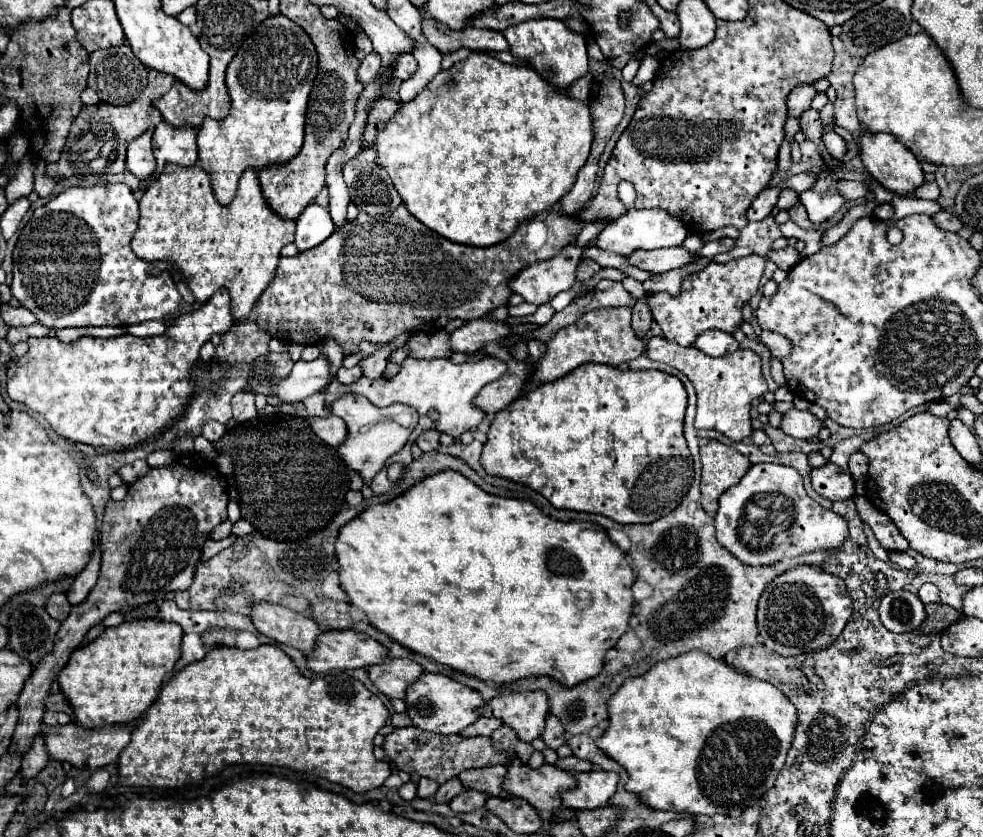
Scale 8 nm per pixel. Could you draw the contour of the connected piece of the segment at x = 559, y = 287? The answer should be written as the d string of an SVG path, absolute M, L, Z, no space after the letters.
M568 245L556 257L524 267L520 273L516 273L516 277L512 277L512 281L508 281L508 287L512 293L522 295L528 303L548 303L556 293L572 287L580 255L580 247Z

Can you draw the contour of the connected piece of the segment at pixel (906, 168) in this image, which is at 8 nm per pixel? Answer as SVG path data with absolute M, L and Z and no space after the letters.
M862 131L862 135L860 135L860 159L862 159L864 167L868 169L868 173L882 187L886 187L898 195L912 193L924 181L924 173L922 173L922 167L920 167L920 161L916 159L916 155L910 153L910 149L906 149L906 145L892 135L884 135L884 133L872 135L868 131Z

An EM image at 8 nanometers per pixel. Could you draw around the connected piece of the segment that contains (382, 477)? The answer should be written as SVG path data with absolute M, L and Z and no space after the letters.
M380 469L380 473L376 473L376 477L370 481L370 487L374 493L386 493L392 487L392 483L386 477L386 469Z

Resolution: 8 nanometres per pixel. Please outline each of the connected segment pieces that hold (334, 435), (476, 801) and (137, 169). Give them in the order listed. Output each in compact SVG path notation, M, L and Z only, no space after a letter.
M298 403L298 405L294 407L294 413L300 415L300 417L306 417L308 423L310 423L310 427L312 427L312 431L314 431L322 441L326 441L326 443L332 445L332 447L338 447L338 445L344 441L346 433L348 433L348 427L346 427L344 421L340 421L340 417L336 417L336 415L310 419L310 417L304 413L304 405L302 405L302 403Z
M468 789L468 791L460 793L460 795L456 795L450 801L450 807L456 813L470 813L470 811L476 811L476 809L484 807L486 799L488 799L488 795L484 795L480 791L474 791L474 789Z
M142 135L136 141L128 145L128 157L126 157L126 167L140 179L150 179L156 173L156 159L152 155L152 145L150 139L152 135Z

